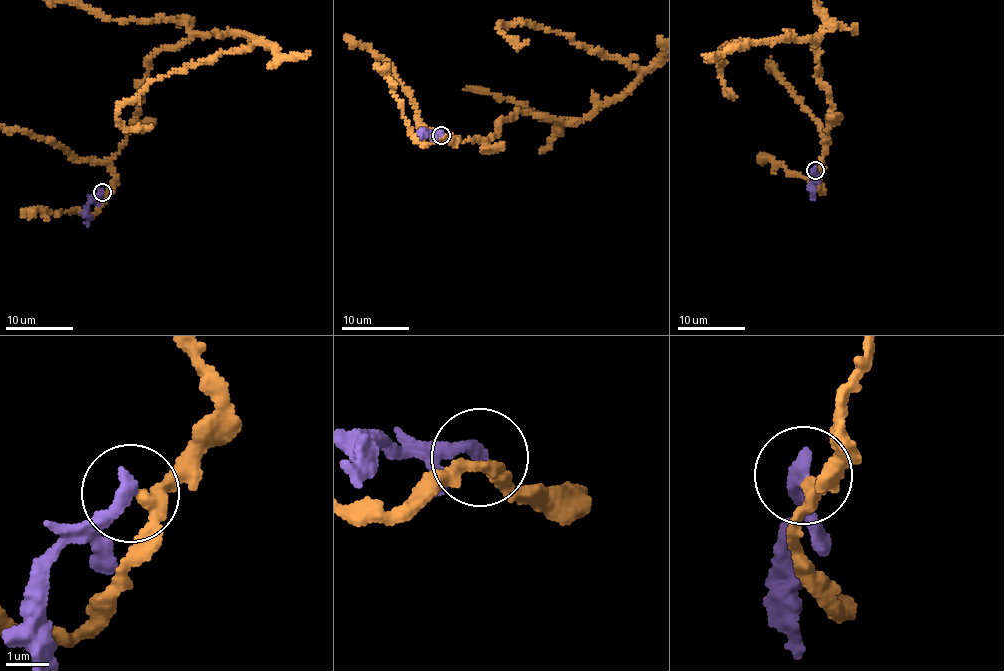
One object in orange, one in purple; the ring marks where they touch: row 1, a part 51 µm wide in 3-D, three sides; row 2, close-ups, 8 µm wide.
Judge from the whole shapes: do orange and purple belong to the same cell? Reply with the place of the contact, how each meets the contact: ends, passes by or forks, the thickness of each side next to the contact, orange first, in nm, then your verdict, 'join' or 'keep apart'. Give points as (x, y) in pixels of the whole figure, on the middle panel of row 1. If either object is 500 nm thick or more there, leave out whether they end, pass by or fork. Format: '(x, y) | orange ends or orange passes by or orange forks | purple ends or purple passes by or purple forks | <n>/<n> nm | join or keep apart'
(441, 135) | orange passes by | purple ends | 280/360 nm | keep apart

